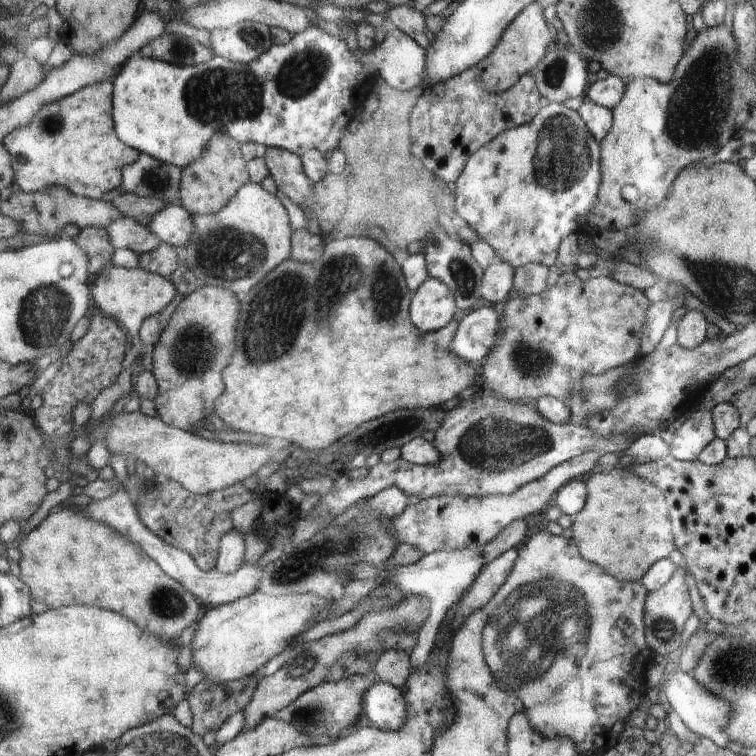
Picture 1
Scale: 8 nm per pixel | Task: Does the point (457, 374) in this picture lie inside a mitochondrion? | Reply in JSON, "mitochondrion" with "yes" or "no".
{"mitochondrion":"no"}

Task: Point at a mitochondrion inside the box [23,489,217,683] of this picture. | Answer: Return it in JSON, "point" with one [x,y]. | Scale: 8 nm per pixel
{"point":[165,602]}

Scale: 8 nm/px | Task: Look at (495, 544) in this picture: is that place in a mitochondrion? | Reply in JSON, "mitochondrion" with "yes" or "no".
{"mitochondrion":"no"}

